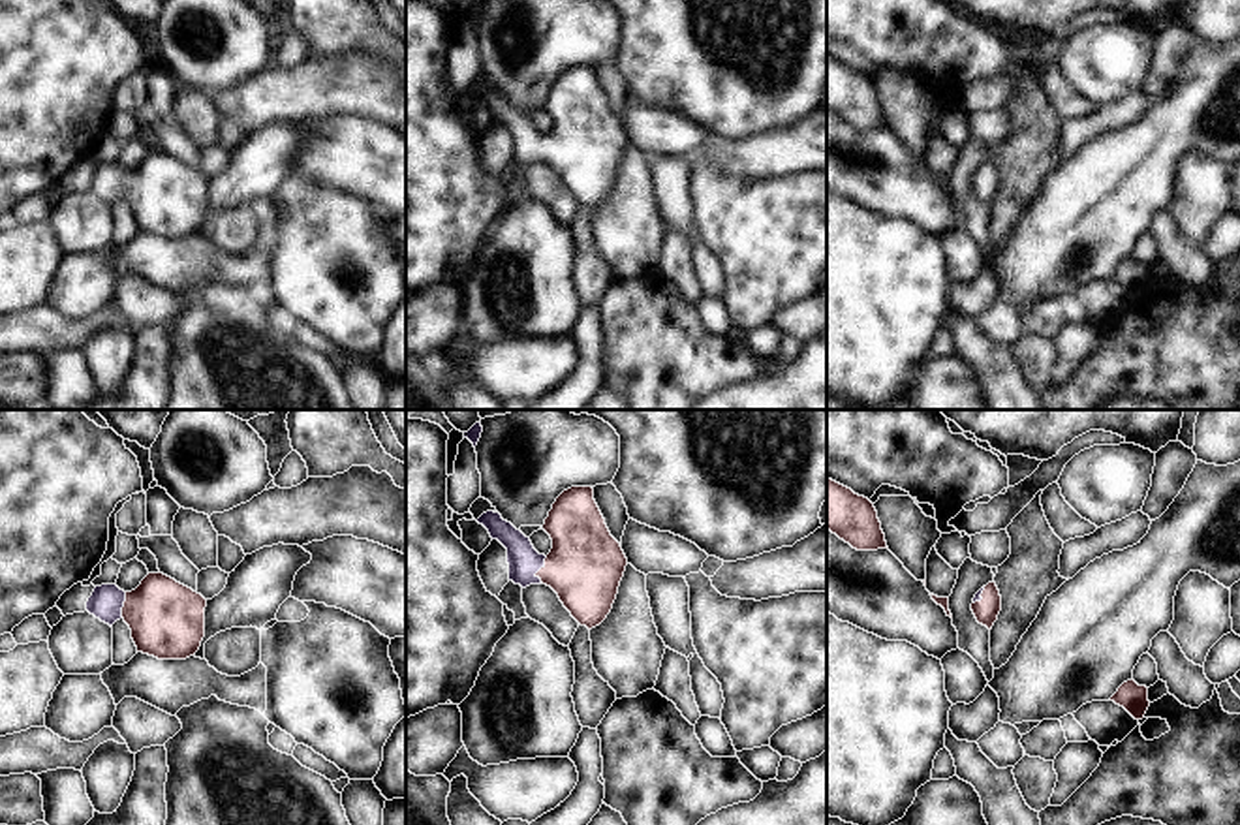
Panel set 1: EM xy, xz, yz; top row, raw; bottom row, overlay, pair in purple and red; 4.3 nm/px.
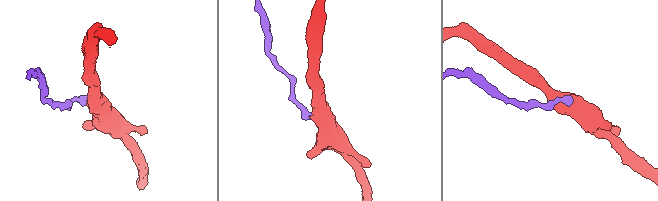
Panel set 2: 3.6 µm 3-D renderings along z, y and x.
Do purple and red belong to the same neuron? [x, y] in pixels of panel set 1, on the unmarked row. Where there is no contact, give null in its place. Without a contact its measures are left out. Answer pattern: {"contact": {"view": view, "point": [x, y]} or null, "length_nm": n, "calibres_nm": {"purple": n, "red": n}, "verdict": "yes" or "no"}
{"contact": {"view": "xz", "point": [540, 147]}, "length_nm": 120, "calibres_nm": {"purple": 140, "red": 320}, "verdict": "yes"}

